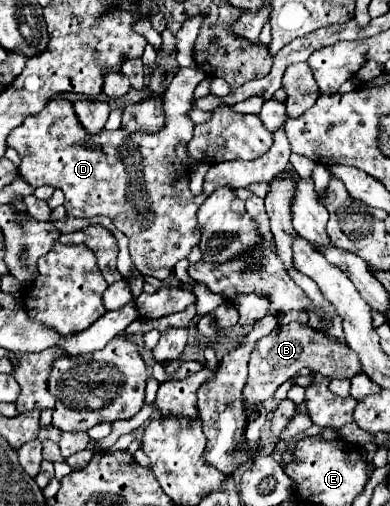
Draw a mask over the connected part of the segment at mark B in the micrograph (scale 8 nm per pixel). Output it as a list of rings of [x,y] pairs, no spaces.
[[[291,322],[287,326],[279,324],[269,336],[261,338],[249,360],[249,380],[243,388],[245,416],[247,422],[259,416],[259,406],[273,396],[277,386],[297,374],[301,368],[309,368],[311,372],[319,372],[329,378],[353,378],[361,372],[361,362],[355,350],[349,350],[347,342],[333,342],[329,334],[317,334],[317,330],[309,330],[309,326],[301,326],[299,322]]]

